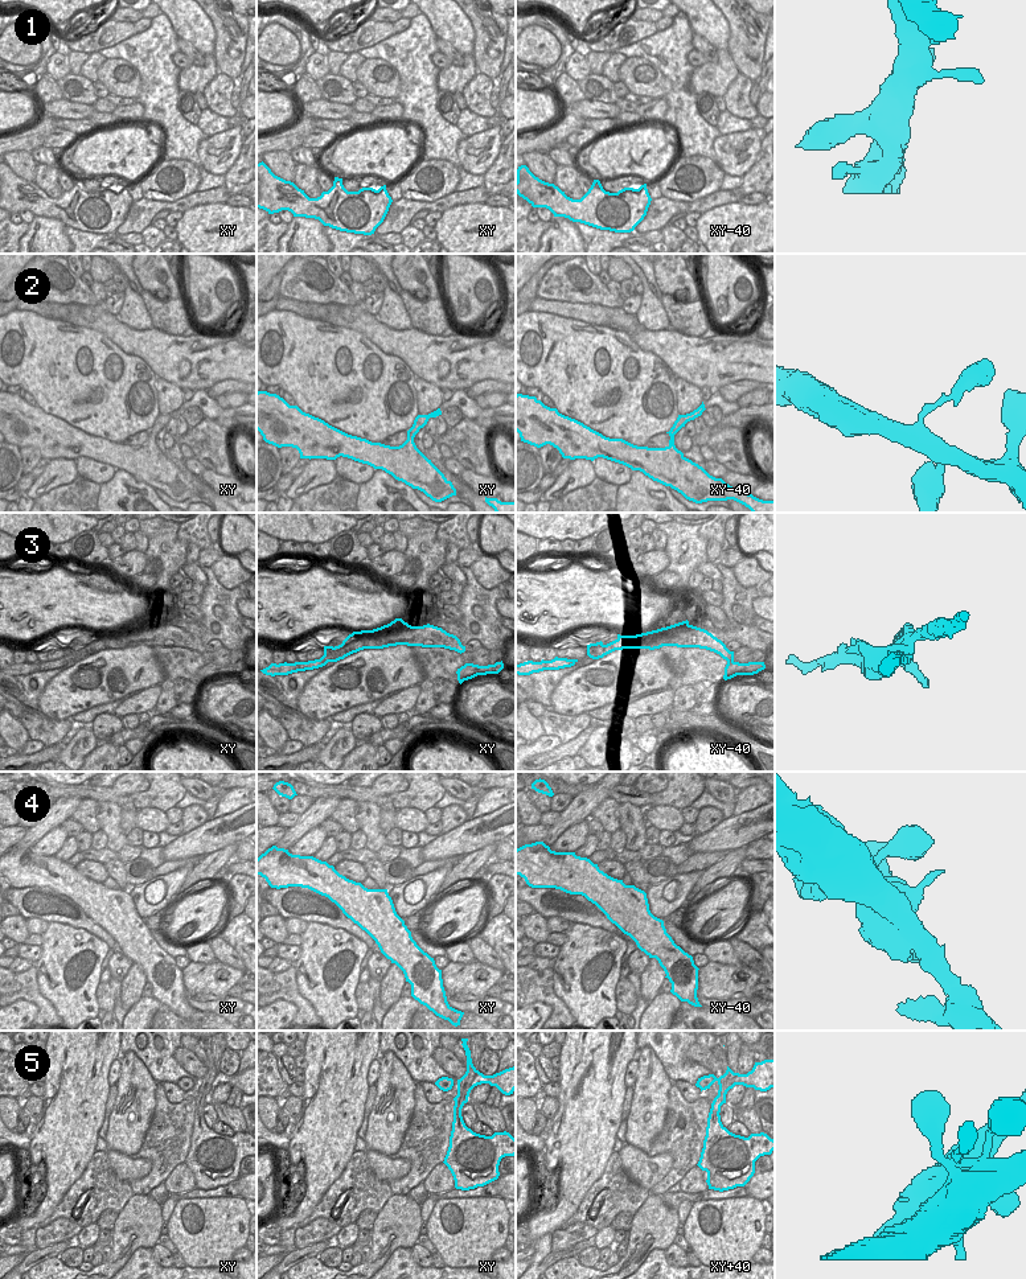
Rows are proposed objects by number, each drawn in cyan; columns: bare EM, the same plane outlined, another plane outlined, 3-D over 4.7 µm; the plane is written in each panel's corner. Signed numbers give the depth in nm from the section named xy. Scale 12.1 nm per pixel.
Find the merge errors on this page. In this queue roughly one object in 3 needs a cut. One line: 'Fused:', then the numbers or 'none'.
Fused: 3, 4, 5

